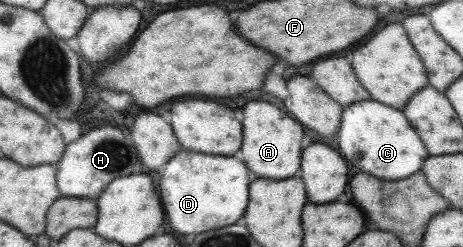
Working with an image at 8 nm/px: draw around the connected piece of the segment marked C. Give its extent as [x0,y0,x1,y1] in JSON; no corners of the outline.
[337,100,429,180]

